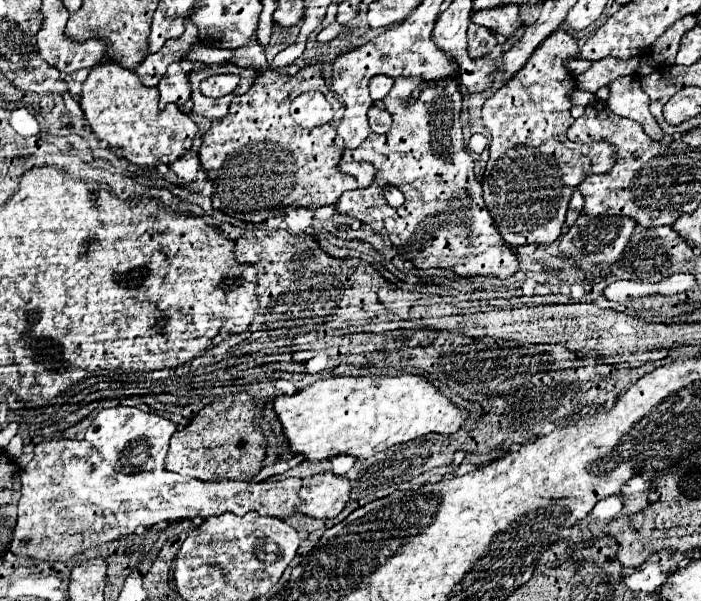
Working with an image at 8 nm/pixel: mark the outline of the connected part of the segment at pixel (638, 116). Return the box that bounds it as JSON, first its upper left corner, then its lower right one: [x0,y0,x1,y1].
[607,75,665,141]

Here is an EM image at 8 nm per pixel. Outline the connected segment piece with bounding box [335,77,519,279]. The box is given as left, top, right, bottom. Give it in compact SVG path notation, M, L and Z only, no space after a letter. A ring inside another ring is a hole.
M401 77L395 81L391 93L385 97L385 109L393 115L393 125L387 135L379 135L372 132L369 139L363 141L363 145L357 149L345 149L342 161L368 162L375 165L377 177L371 187L357 189L343 193L337 201L337 211L341 215L349 215L353 219L359 219L365 225L371 225L371 229L379 235L385 235L391 239L399 255L407 261L413 261L417 269L451 269L457 277L475 277L475 275L493 275L499 279L507 279L519 271L519 259L513 253L511 245L505 245L501 241L501 233L497 231L497 225L493 223L493 217L489 215L485 201L483 201L483 189L481 183L475 179L473 173L473 159L469 155L469 149L465 147L459 113L461 113L461 91L455 79L445 79L427 83L419 99L411 97L413 87L421 85L423 81L413 77ZM383 187L397 187L405 195L405 203L397 209L387 205L383 197Z

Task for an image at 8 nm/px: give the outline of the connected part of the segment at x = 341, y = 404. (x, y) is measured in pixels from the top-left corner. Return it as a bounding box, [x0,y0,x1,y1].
[273,375,469,461]

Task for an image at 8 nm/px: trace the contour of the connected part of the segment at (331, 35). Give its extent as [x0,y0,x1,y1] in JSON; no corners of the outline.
[317,21,343,45]

